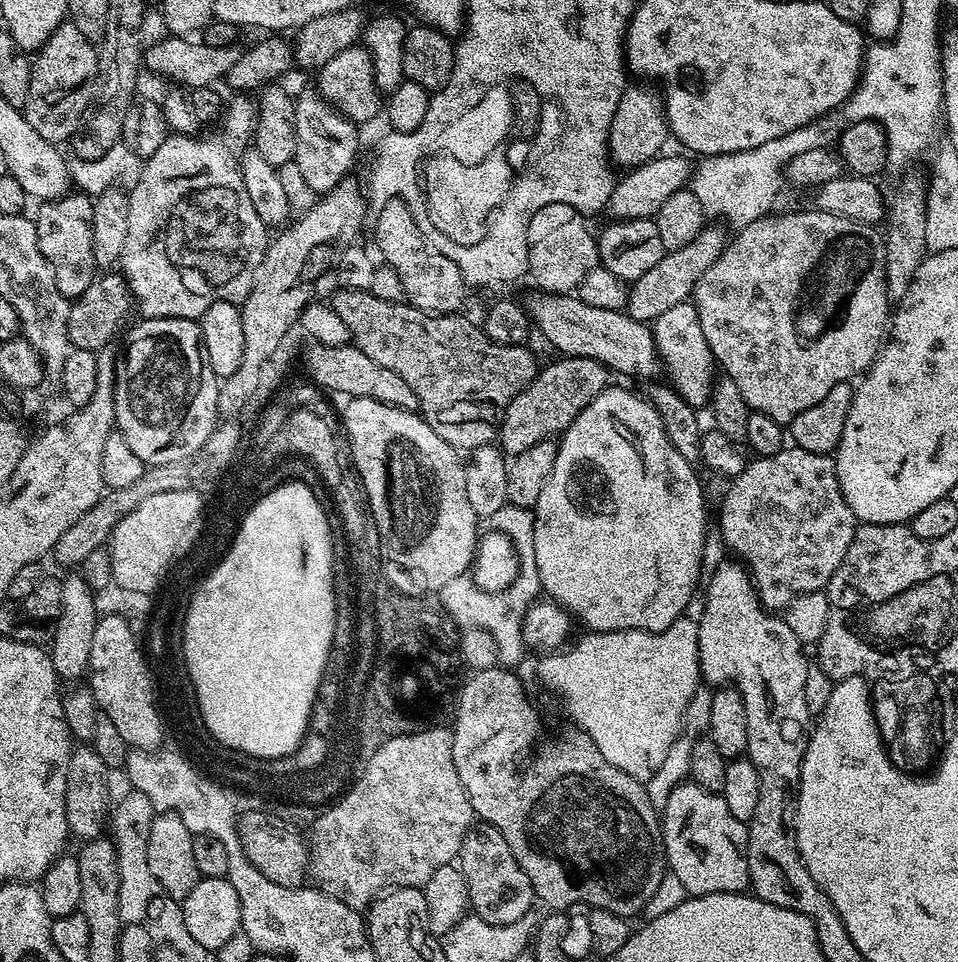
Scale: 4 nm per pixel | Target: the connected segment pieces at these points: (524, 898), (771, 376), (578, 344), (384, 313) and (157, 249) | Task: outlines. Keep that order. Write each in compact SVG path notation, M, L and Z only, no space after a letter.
M477 823L468 829L466 838L460 847L458 867L468 883L468 902L471 911L478 918L491 924L506 926L518 922L534 907L534 893L526 870L518 866L514 850L506 838L492 824Z
M819 210L811 211L812 212L784 212L781 216L776 216L777 214L765 214L761 216L759 220L750 222L746 227L739 229L739 231L735 233L736 240L732 238L727 241L721 257L702 274L694 289L694 303L698 310L698 322L702 322L702 334L706 334L706 342L710 342L712 357L716 359L719 371L723 373L723 375L729 376L734 382L738 382L738 389L742 392L742 398L745 399L751 411L766 414L770 418L774 418L774 422L785 426L791 425L792 420L798 418L798 414L802 414L802 410L810 410L810 406L822 402L822 398L826 398L826 394L830 394L830 390L834 386L851 381L853 378L859 377L861 374L867 372L868 369L872 367L872 361L876 359L882 345L885 343L886 333L890 328L890 301L888 298L888 291L886 290L886 254L884 253L884 242L881 233L870 224L854 222L850 218L842 218L838 214L830 214L829 212L821 212Z
M532 290L526 303L529 321L557 348L561 357L581 356L597 360L609 373L637 376L643 382L661 375L660 355L651 327L636 321L624 310L602 310L580 300L579 295Z
M341 287L339 291L330 297L330 303L338 314L338 318L342 318L342 322L346 322L346 326L352 335L351 343L361 348L370 358L374 358L374 362L378 362L378 366L386 366L386 370L394 370L394 374L398 374L398 378L402 378L402 382L406 382L406 386L410 386L410 390L414 390L414 398L418 398L419 415L424 417L424 421L430 426L430 430L434 430L434 434L438 434L438 438L445 440L451 448L471 450L482 444L489 443L493 439L494 432L493 429L492 432L488 429L488 419L491 416L495 416L495 418L502 417L505 411L505 405L509 404L524 387L530 386L530 382L536 376L538 363L536 364L536 356L528 349L528 346L494 342L484 333L484 329L479 323L471 324L464 317L464 314L433 314L431 312L425 312L423 308L417 306L415 303L407 302L408 304L399 304L399 299L379 296L375 291L362 288Z
M176 134L171 138L166 139L162 142L162 146L158 146L158 150L154 150L154 154L150 157L147 157L143 161L140 177L138 182L133 186L133 188L127 193L128 198L128 217L126 218L126 242L122 246L122 254L120 255L118 261L119 271L122 273L124 280L128 284L128 290L132 293L132 299L134 301L135 307L139 310L140 307L140 316L146 320L157 320L158 318L178 318L179 320L195 320L199 321L200 317L204 315L204 311L207 310L210 306L214 306L214 302L230 302L237 306L243 305L245 298L250 294L250 286L254 282L254 270L258 270L258 262L262 262L264 257L264 252L268 248L268 241L270 239L270 228L269 225L266 225L262 222L262 218L258 218L258 210L254 210L254 202L250 202L250 194L246 194L246 182L242 182L242 174L240 173L240 165L234 159L232 161L232 152L219 140L216 136L208 136L205 140L192 140L191 135L188 134Z

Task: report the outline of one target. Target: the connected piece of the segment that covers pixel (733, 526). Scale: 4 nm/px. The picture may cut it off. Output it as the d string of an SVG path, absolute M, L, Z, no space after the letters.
M786 446L778 454L768 456L768 468L764 468L764 472L768 472L768 504L721 503L718 508L720 511L720 528L718 528L718 535L723 538L725 545L727 545L731 551L733 548L733 550L737 552L735 555L746 565L751 575L752 582L756 586L756 591L760 594L761 605L769 610L783 610L787 608L791 600L798 598L803 592L818 592L827 589L834 570L838 570L838 566L842 564L842 558L846 558L846 550L850 550L850 542L856 533L858 521L856 515L850 510L846 498L842 494L840 483L836 477L836 461L831 455L810 454L810 450L802 450L795 446Z

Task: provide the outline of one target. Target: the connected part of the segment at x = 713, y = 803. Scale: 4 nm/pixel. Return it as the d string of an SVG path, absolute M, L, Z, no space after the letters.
M691 782L679 784L662 810L664 855L671 875L676 876L689 896L744 892L752 883L748 865L748 824L730 814L723 795L707 792L702 786Z

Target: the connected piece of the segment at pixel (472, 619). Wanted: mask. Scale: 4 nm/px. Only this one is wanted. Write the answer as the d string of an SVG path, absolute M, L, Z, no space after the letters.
M503 504L494 514L486 518L496 532L508 536L507 543L516 552L519 560L514 582L510 586L502 589L501 592L487 592L477 586L471 575L465 574L458 578L453 578L446 582L446 586L438 589L438 600L442 605L443 611L447 612L457 625L469 628L481 628L489 632L498 646L498 660L504 666L516 666L526 653L526 645L522 638L522 626L526 614L531 610L533 604L541 599L542 589L538 578L538 564L534 562L534 518L535 511L531 508L514 506L513 504Z

